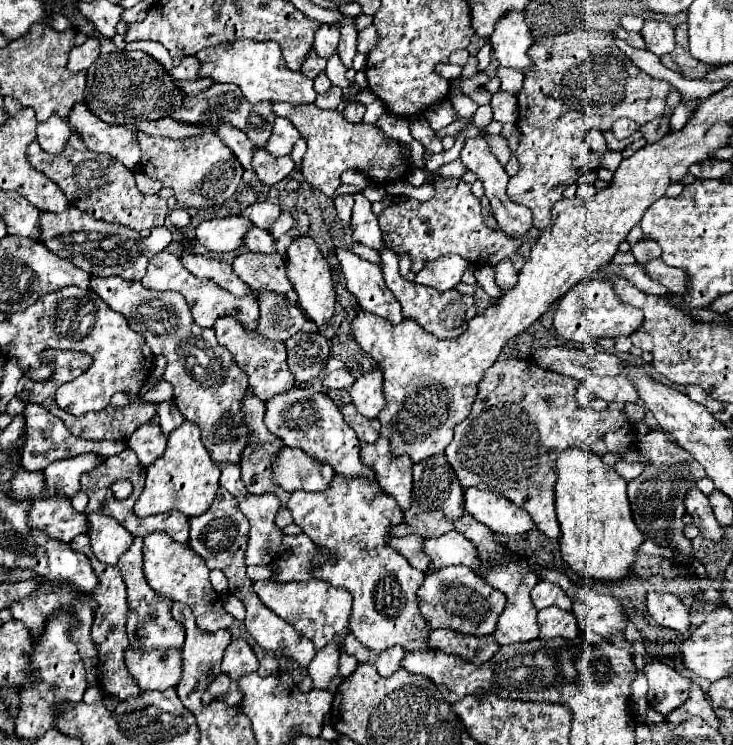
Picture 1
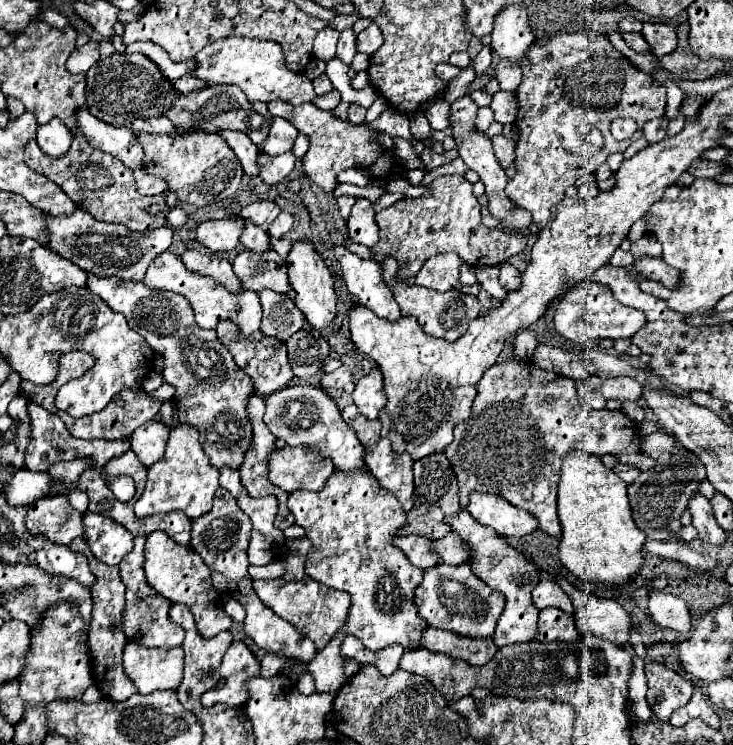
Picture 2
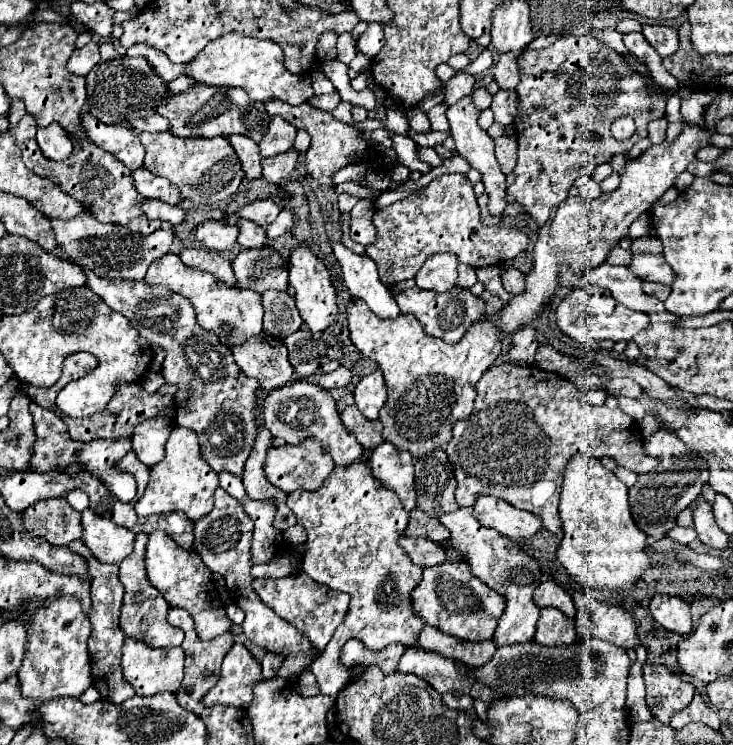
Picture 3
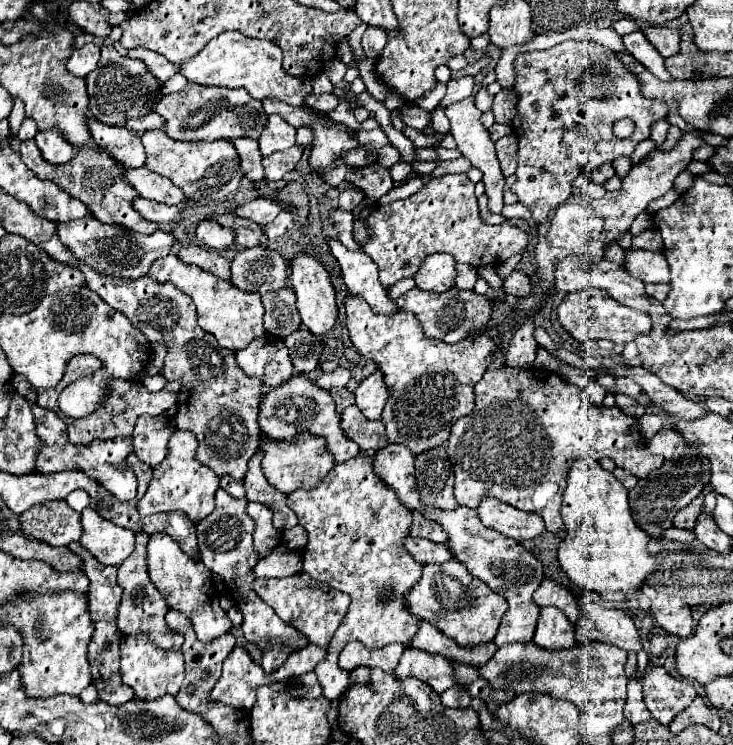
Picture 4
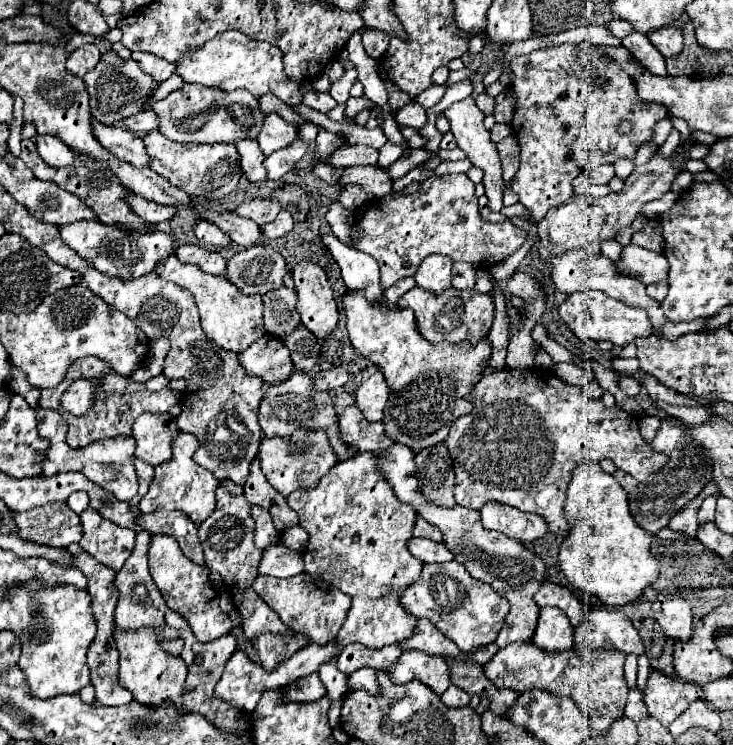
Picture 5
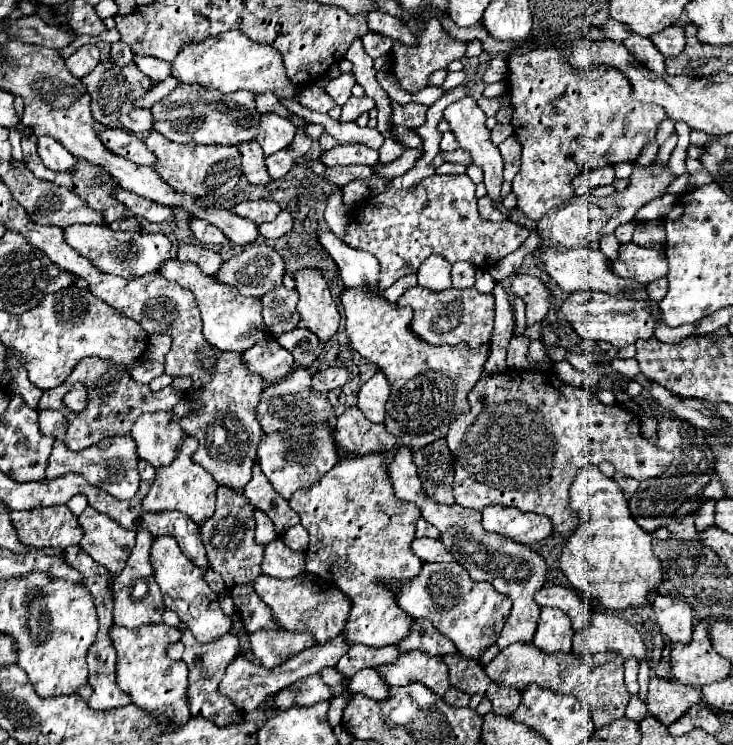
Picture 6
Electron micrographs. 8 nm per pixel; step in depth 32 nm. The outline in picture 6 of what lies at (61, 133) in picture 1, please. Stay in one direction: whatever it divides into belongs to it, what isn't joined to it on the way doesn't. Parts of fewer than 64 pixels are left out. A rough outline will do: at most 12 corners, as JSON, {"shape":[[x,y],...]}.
{"shape":[[48,136],[38,138],[38,154],[54,172],[70,170],[76,158]]}

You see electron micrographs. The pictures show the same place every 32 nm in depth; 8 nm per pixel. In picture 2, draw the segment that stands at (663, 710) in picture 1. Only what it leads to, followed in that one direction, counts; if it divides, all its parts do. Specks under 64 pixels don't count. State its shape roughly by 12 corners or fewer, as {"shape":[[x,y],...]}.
{"shape":[[648,662],[648,706],[668,722],[690,702],[694,684]]}

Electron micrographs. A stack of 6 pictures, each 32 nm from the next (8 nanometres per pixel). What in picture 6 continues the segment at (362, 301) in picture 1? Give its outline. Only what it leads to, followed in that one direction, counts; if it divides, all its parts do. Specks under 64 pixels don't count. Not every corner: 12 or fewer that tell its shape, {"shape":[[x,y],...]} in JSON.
{"shape":[[316,232],[344,286],[376,288],[378,260],[334,232]]}

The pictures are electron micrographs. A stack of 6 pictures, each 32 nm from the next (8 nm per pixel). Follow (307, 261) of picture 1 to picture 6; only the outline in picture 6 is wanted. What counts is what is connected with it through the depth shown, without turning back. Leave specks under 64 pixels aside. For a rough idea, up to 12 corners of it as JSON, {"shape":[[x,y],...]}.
{"shape":[[320,270],[296,272],[302,326],[328,344],[340,312]]}

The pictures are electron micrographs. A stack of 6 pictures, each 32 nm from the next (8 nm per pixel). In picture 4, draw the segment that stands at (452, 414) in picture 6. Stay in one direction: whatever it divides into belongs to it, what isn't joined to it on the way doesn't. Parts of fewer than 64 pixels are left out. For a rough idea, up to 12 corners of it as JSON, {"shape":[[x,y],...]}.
{"shape":[[344,306],[390,390],[388,440],[442,446],[492,364],[486,332],[428,340],[412,312]]}

